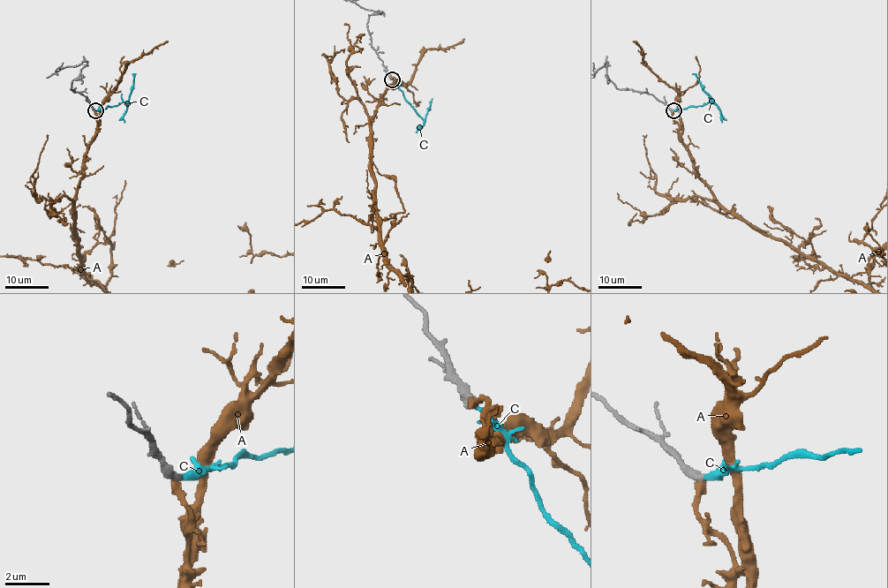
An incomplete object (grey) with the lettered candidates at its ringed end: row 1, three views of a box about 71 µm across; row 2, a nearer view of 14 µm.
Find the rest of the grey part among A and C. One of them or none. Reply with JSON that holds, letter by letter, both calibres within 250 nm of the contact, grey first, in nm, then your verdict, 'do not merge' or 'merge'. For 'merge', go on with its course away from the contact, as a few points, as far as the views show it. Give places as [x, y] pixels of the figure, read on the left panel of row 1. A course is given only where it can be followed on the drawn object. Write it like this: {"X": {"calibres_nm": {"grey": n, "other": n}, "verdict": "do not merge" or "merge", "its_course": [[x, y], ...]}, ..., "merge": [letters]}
{"A": {"calibres_nm": {"grey": 480, "other": 360}, "verdict": "do not merge"}, "C": {"calibres_nm": {"grey": 440, "other": 280}, "verdict": "merge", "its_course": [[95, 109], [127, 102], [136, 73]]}, "merge": ["C"]}

